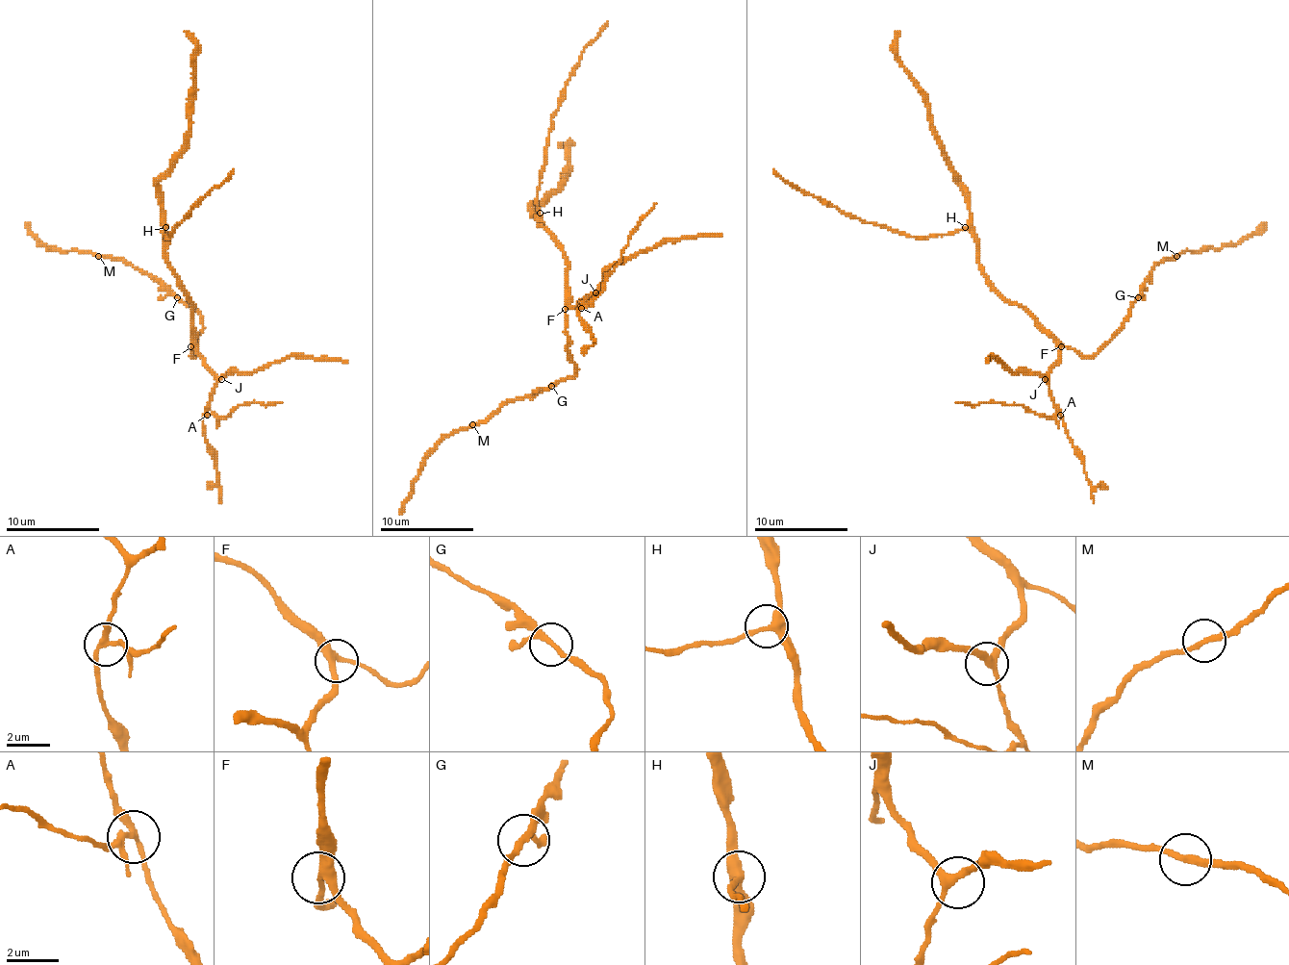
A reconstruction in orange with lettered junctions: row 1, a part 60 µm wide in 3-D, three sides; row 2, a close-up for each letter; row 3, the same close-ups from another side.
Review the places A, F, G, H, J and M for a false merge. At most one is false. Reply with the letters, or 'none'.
A

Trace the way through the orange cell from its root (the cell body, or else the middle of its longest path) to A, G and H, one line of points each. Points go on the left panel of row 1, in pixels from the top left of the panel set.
A: (193, 330), (198, 356), (216, 381), (207, 414)
G: (193, 330), (193, 356), (193, 340), (203, 328), (203, 318), (177, 297)
H: (193, 330), (193, 302), (167, 263), (165, 227)

